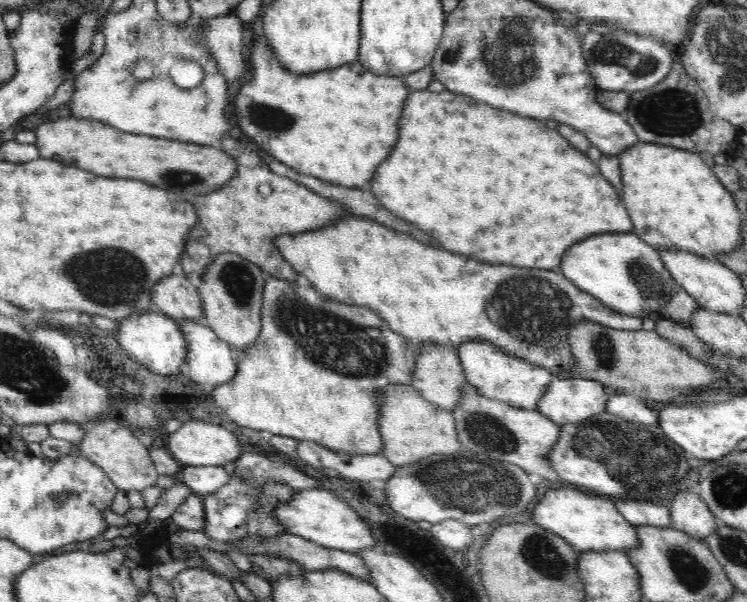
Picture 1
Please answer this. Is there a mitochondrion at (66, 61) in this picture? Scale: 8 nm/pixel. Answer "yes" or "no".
no

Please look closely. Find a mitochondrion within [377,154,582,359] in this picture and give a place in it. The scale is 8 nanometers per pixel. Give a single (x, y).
(530, 308)

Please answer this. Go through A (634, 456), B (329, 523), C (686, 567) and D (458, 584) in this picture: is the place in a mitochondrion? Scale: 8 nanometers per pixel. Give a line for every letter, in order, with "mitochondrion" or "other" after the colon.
A: mitochondrion
B: other
C: mitochondrion
D: other

